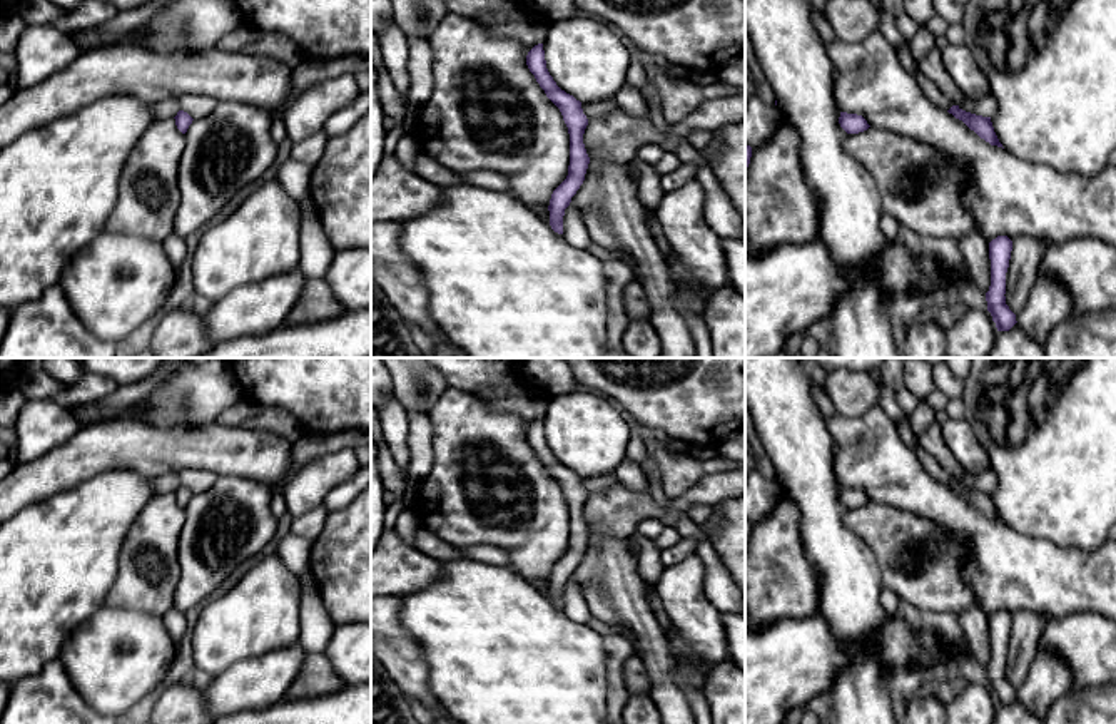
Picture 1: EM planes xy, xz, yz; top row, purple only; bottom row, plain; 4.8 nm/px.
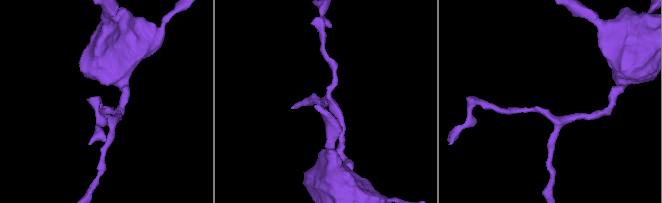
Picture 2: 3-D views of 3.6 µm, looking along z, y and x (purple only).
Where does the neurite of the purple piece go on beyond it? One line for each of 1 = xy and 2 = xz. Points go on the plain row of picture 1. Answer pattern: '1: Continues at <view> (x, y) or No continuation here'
1: No continuation here
2: No continuation here

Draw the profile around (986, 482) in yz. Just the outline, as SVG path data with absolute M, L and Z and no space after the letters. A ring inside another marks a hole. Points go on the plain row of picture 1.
M987 470L981 475L969 475L966 478L961 478L959 483L976 488L976 490L982 490L982 492L992 492L996 487L996 475Z

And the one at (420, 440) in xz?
M416 410L408 411L408 420L409 463L404 470L406 488L404 493L401 497L394 497L393 502L399 502L404 510L413 510L416 492L433 467L433 428L428 415Z

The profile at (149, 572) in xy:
M155 493L130 525L119 557L119 574L104 607L162 617L174 607L180 580L179 537L185 522L175 493Z

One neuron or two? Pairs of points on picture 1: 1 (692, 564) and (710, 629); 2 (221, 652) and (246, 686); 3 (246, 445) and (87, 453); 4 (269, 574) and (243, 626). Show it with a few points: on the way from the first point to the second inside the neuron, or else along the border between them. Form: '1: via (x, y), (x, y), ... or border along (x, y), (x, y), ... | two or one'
1: via (692, 581), (694, 612) | one
2: border along (269, 654), (238, 661), (211, 678) | two
3: via (206, 448), (127, 448) | one
4: via (269, 587), (264, 604), (256, 612) | one

